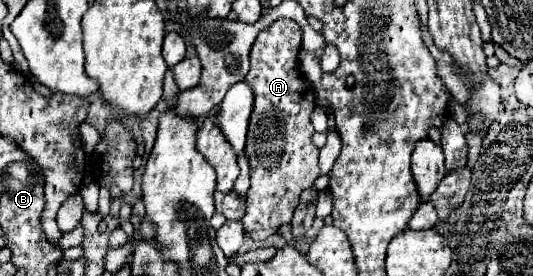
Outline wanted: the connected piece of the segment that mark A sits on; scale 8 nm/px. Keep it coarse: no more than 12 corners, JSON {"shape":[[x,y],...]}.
{"shape":[[278,19],[254,41],[250,189],[254,241],[292,221],[320,177],[298,69],[302,29]]}

